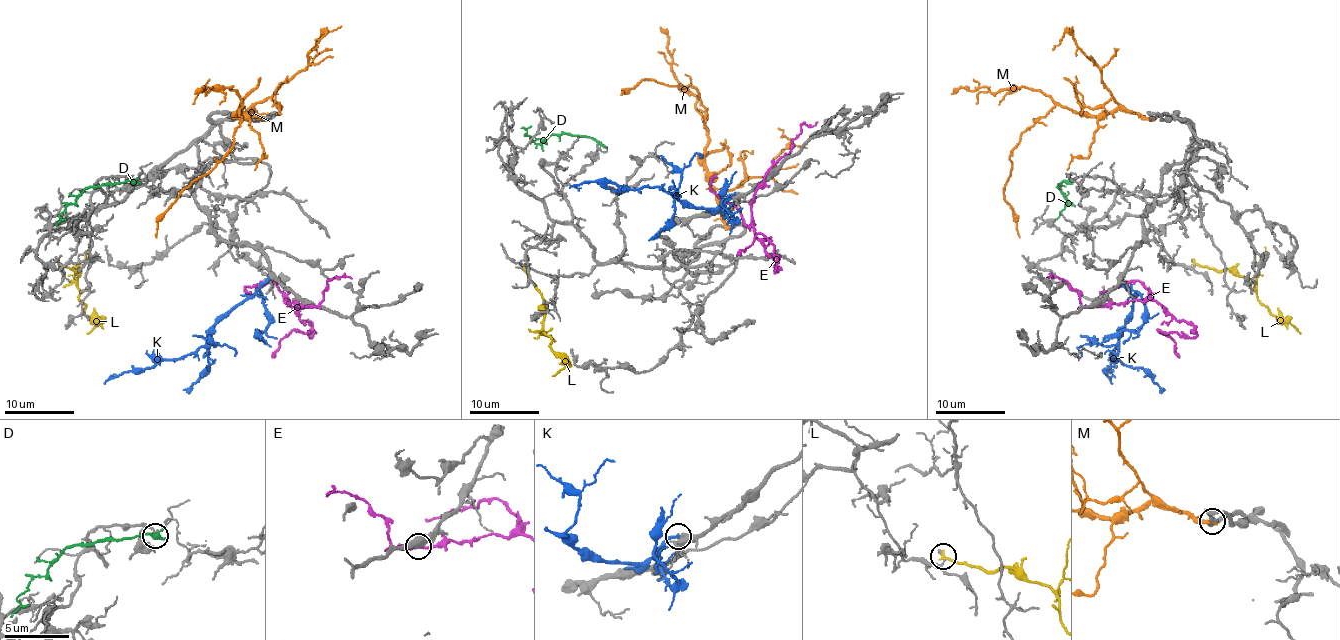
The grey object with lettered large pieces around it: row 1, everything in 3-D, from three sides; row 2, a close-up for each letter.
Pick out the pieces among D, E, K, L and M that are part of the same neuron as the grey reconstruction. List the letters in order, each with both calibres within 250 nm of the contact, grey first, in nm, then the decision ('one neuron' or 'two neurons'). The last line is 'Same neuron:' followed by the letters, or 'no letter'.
D: 130 nm thick on the grey side, 400 nm on the other; two neurons
E: 480 nm thick on the grey side, 240 nm on the other; two neurons
K: 400 nm thick on the grey side, 240 nm on the other; two neurons
L: 110 nm thick on the grey side, 240 nm on the other; two neurons
M: 300 nm thick on the grey side, 400 nm on the other; two neurons
Same neuron: no letter

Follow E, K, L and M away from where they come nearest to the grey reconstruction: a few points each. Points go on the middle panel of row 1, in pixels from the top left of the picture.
E: (769, 171), (751, 204), (753, 232), (778, 268), (774, 246), (760, 233), (738, 254)
K: (734, 193), (715, 207), (689, 207), (659, 186), (623, 188), (616, 183), (590, 181), (569, 188)
L: (524, 270), (541, 294), (545, 308), (543, 327), (551, 340), (550, 346), (565, 366), (551, 376)
M: (725, 226), (711, 174), (705, 164), (706, 110), (698, 91), (691, 86), (677, 87), (645, 79), (621, 94)

